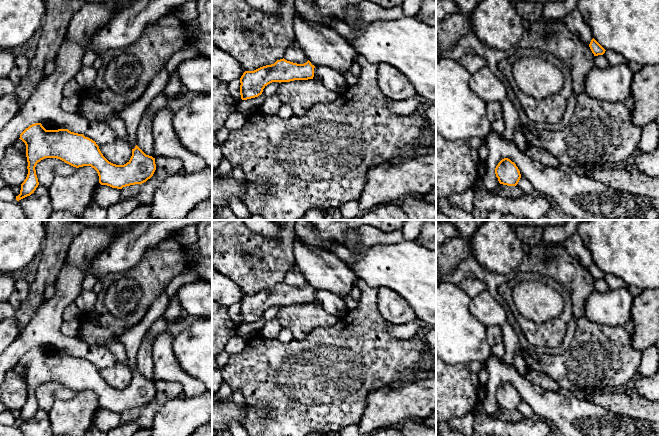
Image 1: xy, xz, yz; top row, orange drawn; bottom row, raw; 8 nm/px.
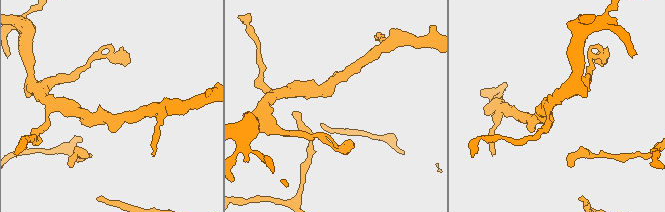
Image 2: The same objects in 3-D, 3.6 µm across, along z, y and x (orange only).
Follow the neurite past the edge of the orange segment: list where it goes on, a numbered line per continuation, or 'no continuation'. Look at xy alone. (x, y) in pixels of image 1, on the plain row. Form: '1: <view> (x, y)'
1: xy (132, 337)

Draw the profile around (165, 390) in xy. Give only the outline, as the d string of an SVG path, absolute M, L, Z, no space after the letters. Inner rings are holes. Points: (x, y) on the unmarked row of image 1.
M155 381L156 394L153 400L140 409L140 415L136 421L142 429L151 429L155 415L169 401L175 399L183 392L183 386L179 382Z

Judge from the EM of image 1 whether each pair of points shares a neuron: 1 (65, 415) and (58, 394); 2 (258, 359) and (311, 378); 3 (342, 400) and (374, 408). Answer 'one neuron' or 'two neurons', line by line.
1: two neurons
2: one neuron
3: two neurons

